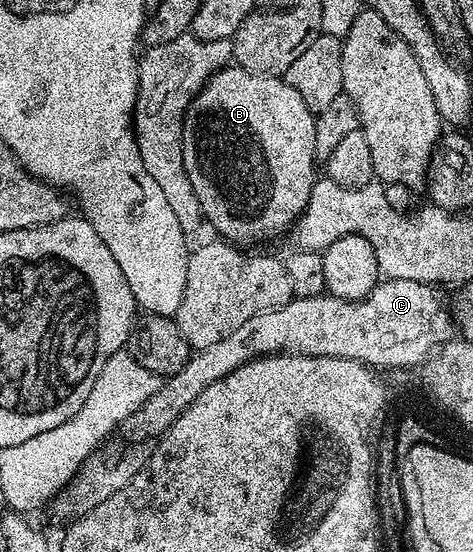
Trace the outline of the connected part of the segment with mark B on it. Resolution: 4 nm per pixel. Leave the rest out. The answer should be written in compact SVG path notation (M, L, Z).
M226 66L217 71L209 78L197 92L196 98L189 104L185 112L185 121L183 122L183 166L187 170L187 178L191 178L191 186L195 190L195 198L199 198L201 215L206 225L210 224L214 228L216 235L225 242L241 242L237 240L261 240L264 236L273 236L277 228L288 229L293 221L300 216L301 211L305 209L307 198L313 189L315 173L313 173L313 164L315 157L313 155L313 146L315 138L315 126L313 121L315 114L299 98L296 90L291 90L287 82L281 76L260 76L254 72L249 72L246 68L236 66Z

